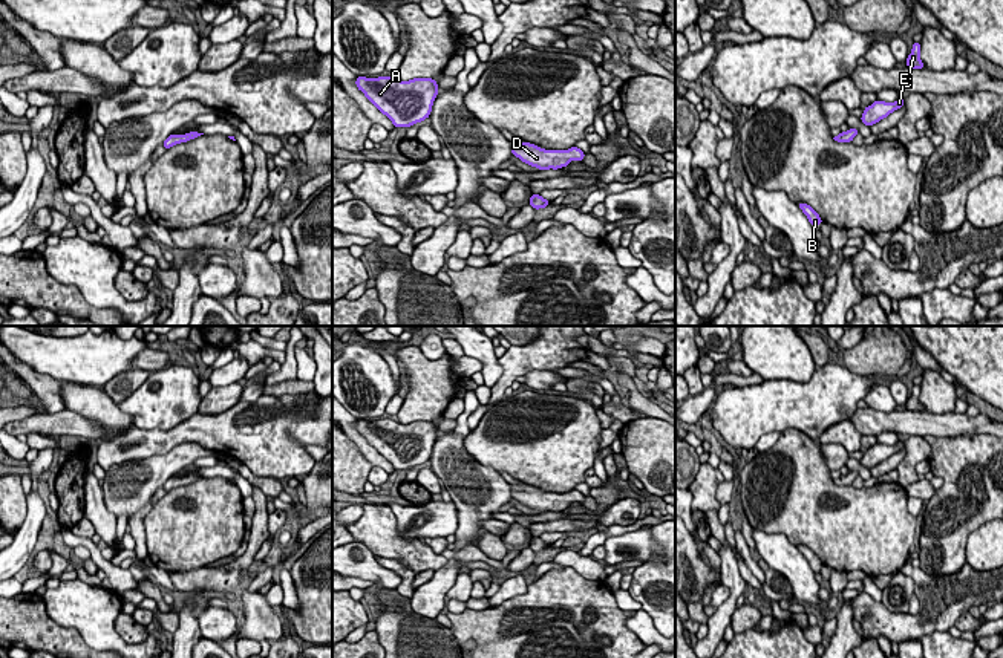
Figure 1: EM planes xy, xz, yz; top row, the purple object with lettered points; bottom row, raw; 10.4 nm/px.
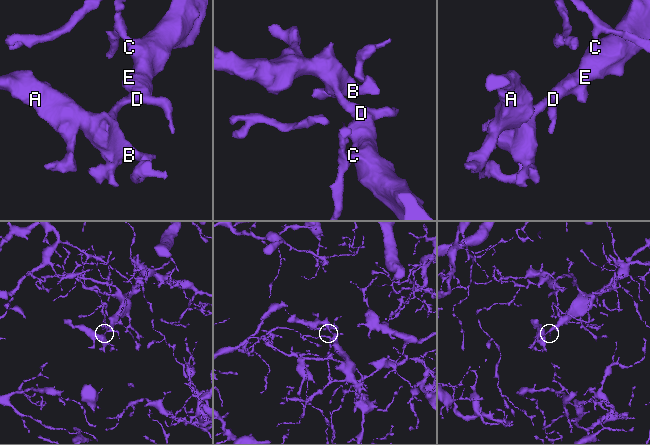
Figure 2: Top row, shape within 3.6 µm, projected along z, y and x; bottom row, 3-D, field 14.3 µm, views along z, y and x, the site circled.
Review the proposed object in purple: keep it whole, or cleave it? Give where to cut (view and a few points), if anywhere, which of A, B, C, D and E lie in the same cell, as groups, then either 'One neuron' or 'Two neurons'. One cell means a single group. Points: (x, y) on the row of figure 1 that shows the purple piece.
No split. Groups: A B C D E. One neuron

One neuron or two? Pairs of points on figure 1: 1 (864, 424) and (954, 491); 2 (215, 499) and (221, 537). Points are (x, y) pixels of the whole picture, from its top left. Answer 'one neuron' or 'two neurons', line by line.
1: two neurons
2: one neuron

